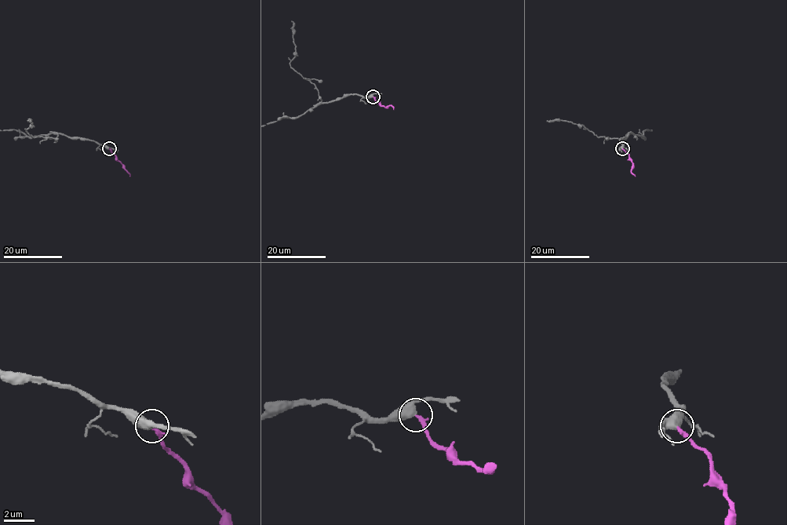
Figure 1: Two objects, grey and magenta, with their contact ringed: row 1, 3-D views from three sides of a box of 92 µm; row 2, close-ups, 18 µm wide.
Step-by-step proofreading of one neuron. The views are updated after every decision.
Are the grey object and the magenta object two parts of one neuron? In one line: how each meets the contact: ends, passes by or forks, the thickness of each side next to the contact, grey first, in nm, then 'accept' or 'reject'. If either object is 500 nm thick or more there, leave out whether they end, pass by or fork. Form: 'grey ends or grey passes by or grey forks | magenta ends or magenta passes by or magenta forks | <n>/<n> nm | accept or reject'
grey passes by | magenta ends | 440/280 nm | accept

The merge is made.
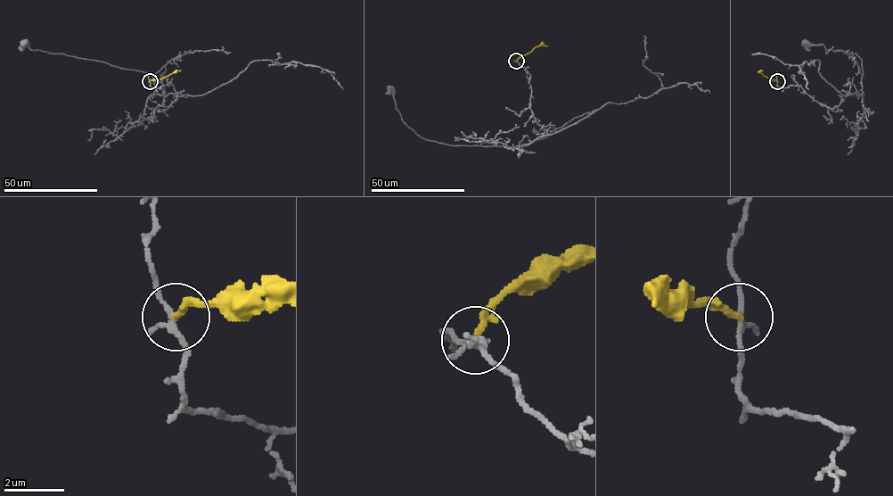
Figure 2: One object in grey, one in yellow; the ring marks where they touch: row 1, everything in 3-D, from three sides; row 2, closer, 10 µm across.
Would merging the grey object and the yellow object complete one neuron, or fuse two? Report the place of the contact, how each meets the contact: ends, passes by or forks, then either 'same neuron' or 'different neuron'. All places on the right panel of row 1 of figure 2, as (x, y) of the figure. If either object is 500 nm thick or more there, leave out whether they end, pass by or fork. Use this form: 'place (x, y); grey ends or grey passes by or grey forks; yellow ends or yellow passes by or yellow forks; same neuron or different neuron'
place (777, 81); grey passes by; yellow ends; different neuron

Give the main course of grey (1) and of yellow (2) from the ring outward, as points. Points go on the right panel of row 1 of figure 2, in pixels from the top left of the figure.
1: (777, 81), (781, 87), (799, 86), (831, 108), (848, 94), (861, 95), (861, 59), (856, 53), (806, 42)
2: (777, 81), (763, 75), (762, 70)

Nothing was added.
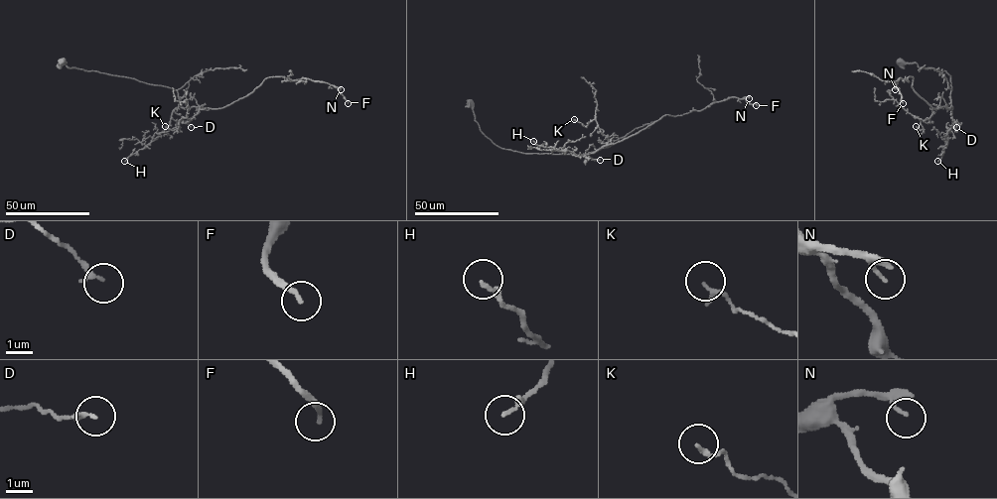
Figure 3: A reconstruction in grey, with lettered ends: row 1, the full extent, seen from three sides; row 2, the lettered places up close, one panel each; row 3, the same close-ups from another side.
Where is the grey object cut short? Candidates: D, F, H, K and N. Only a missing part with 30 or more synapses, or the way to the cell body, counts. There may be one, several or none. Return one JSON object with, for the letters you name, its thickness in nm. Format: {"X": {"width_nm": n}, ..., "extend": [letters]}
{"F": {"width_nm": 170}, "N": {"width_nm": 110}, "extend": ["F", "N"]}

